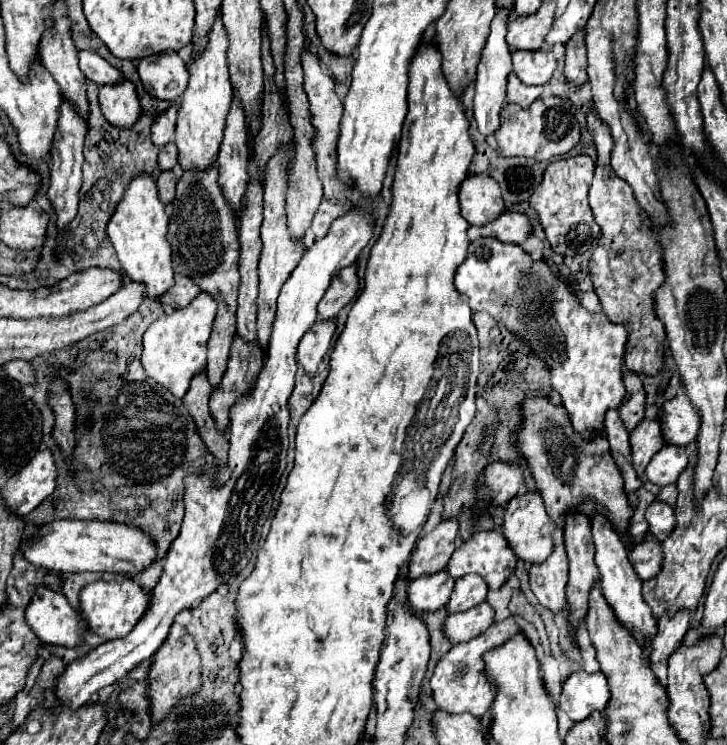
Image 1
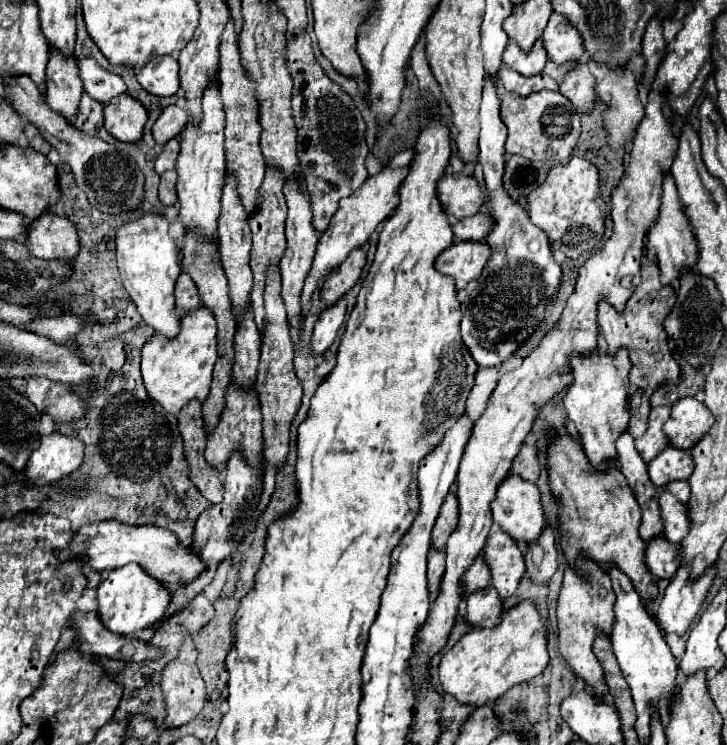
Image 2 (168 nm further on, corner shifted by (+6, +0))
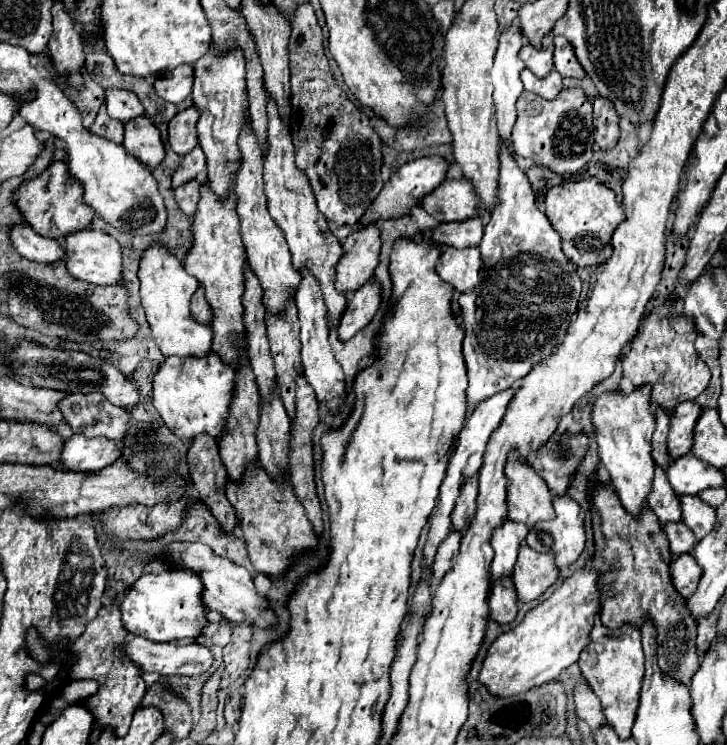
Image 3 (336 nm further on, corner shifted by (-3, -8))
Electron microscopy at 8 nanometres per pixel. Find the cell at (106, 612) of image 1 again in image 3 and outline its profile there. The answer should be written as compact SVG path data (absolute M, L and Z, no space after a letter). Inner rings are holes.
M164 570L160 574L142 574L124 594L120 602L122 624L134 636L144 636L152 642L172 642L172 640L192 640L200 634L202 626L206 624L204 604L200 600L200 578L190 570Z

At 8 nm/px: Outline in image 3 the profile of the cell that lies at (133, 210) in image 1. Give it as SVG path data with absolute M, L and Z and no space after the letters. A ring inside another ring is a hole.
M152 242L142 252L140 268L140 298L146 312L146 320L152 330L152 338L164 356L204 356L212 344L212 328L198 324L190 314L190 298L198 288L198 280L190 276L180 258L174 256L162 242Z

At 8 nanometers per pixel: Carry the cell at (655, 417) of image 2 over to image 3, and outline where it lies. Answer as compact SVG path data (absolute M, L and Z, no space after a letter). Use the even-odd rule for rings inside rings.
M680 402L670 416L670 432L668 432L668 454L670 458L680 458L690 452L692 444L692 426L700 414L700 406L696 402Z

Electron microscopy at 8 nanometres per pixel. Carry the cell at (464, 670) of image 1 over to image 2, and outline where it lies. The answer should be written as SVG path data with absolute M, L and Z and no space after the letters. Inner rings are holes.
M523 600L517 606L513 606L511 610L507 610L497 626L475 628L469 634L465 634L455 644L455 648L445 652L445 656L439 664L439 680L441 680L443 690L447 694L453 694L461 704L483 706L483 704L495 702L499 696L503 696L515 684L521 684L521 682L527 682L527 680L539 676L547 668L547 664L549 664L549 650L547 650L545 624L543 624L533 600Z

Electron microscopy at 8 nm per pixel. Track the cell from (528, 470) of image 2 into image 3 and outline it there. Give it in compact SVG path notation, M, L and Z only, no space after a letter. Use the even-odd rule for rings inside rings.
M582 432L552 434L550 440L532 456L532 468L544 478L552 496L564 496L570 486L570 474L574 474L578 462L588 448L588 438Z

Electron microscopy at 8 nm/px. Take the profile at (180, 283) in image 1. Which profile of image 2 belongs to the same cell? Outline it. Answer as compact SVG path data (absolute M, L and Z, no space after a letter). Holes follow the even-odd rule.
M181 274L179 280L177 280L175 300L177 300L177 310L179 310L181 314L187 314L187 312L195 310L195 308L201 304L197 286L195 286L195 282L193 282L187 274Z

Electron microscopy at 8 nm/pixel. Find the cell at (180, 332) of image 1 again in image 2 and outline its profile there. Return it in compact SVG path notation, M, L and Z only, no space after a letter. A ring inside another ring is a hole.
M197 308L181 320L181 332L177 338L165 338L153 334L141 350L141 374L147 394L159 402L169 414L179 414L179 410L191 402L205 402L211 390L211 372L217 360L217 324L211 310Z

